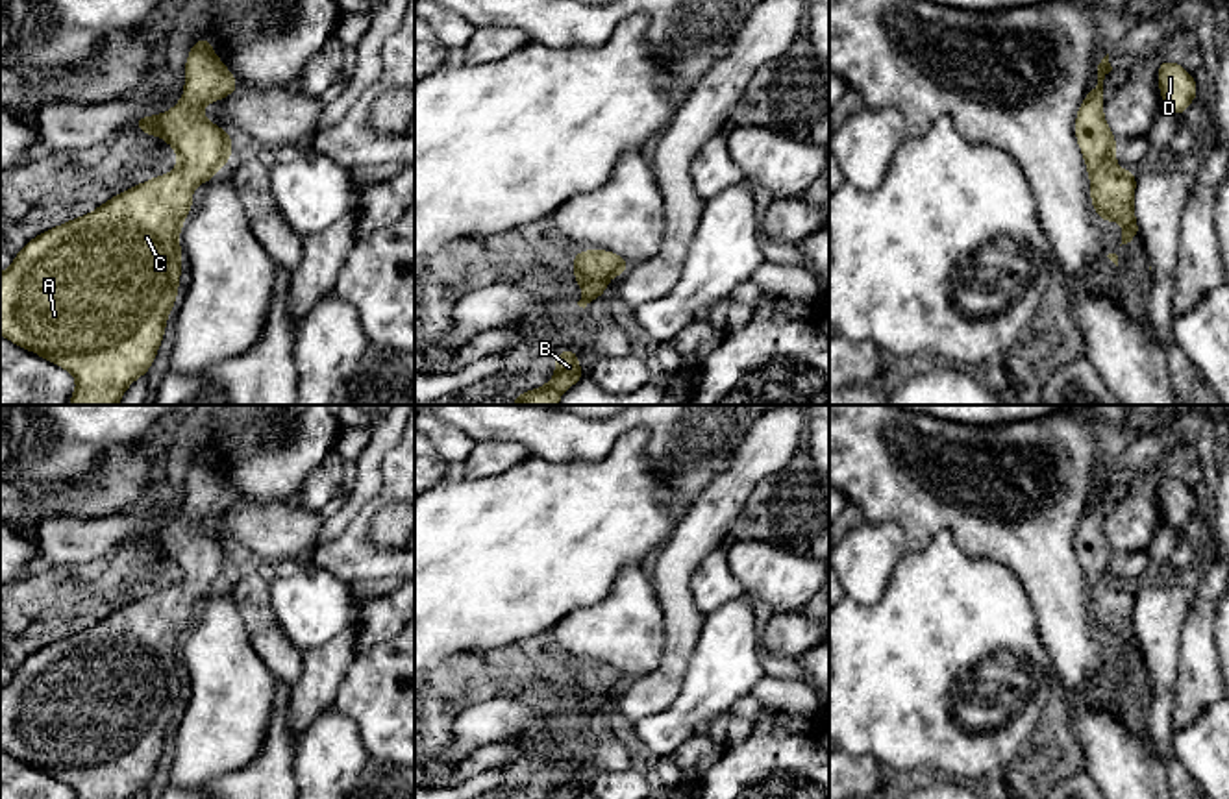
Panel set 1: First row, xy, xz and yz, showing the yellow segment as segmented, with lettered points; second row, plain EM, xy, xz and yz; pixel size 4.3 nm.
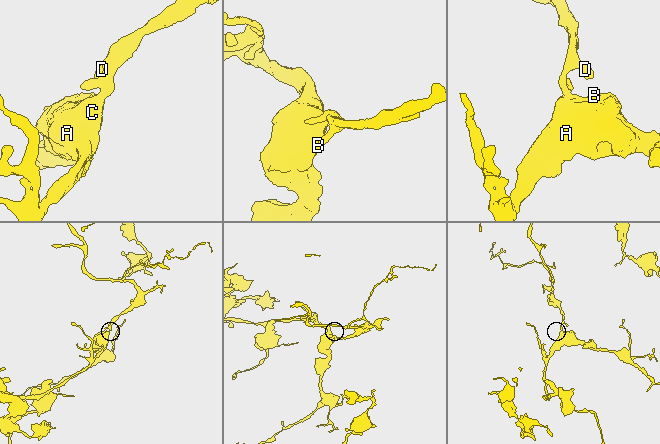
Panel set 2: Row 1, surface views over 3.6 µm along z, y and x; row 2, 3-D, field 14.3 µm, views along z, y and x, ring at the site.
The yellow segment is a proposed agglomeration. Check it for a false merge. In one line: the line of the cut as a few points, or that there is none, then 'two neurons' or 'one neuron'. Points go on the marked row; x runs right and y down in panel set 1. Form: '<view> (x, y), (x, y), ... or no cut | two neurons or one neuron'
no cut | one neuron

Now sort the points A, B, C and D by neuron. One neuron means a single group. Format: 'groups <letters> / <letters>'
groups A B C D

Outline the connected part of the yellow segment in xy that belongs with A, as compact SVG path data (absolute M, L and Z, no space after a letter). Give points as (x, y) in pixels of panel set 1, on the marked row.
M200 37L187 55L183 98L163 115L135 120L139 131L157 135L176 150L178 166L37 235L0 274L0 335L76 377L68 405L118 405L126 388L148 374L178 296L180 229L192 209L192 189L207 183L231 157L233 139L204 118L202 107L237 89L211 41Z

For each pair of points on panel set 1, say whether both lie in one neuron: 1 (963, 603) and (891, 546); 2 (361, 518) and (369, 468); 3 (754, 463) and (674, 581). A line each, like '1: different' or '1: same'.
1: different
2: different
3: same

